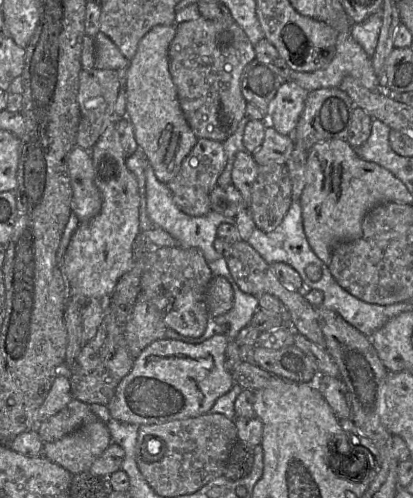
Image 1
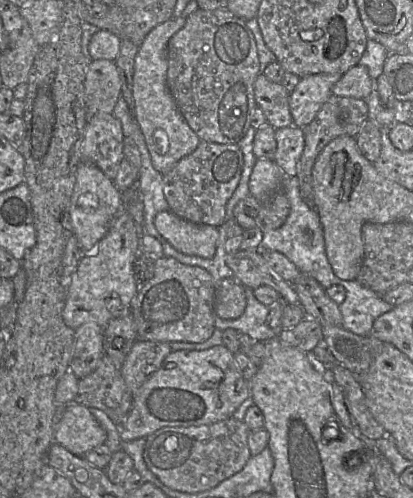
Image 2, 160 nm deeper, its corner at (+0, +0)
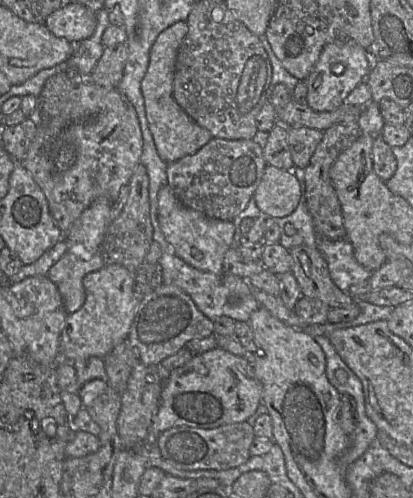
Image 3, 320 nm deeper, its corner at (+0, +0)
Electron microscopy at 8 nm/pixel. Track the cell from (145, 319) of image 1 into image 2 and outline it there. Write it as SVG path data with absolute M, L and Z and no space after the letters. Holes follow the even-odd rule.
M136 340L121 366L121 374L133 395L158 370L171 352L170 343Z

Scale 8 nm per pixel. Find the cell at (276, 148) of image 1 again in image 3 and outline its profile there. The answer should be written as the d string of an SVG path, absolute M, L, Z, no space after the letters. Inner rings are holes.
M308 127L288 128L287 143L295 167L305 168L323 138L323 131Z

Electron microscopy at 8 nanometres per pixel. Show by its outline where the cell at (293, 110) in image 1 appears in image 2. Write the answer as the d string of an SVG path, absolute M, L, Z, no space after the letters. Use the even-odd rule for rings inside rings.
M313 74L301 78L289 96L293 126L305 127L333 95L332 89L343 74Z

